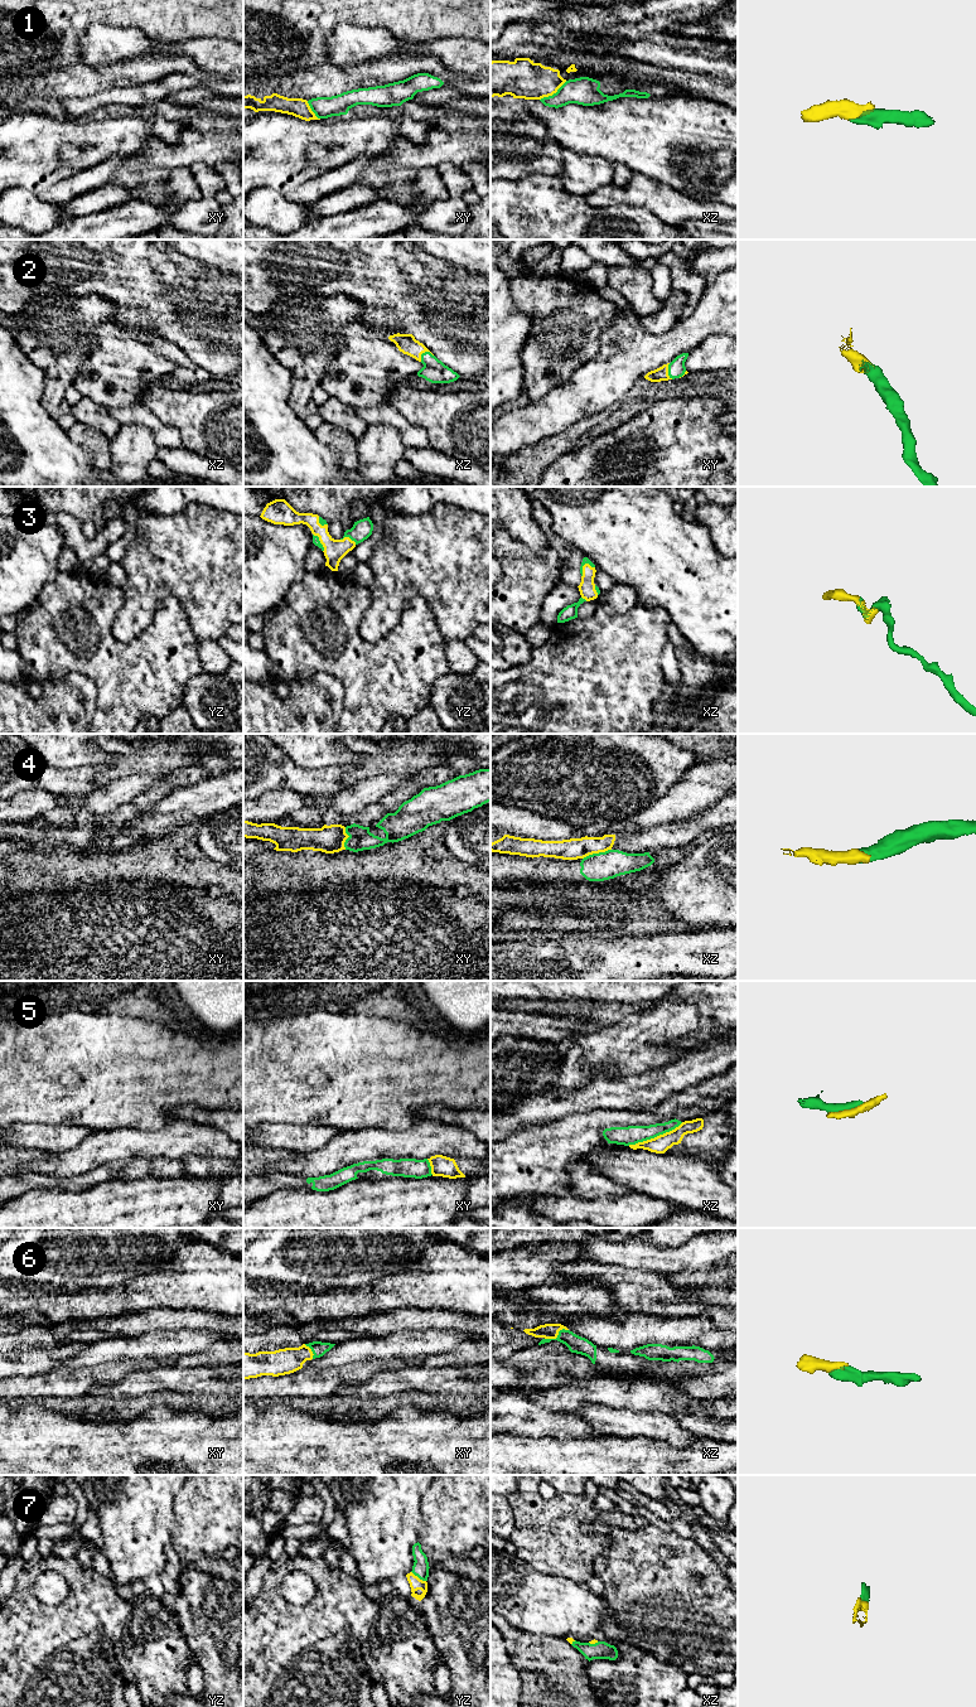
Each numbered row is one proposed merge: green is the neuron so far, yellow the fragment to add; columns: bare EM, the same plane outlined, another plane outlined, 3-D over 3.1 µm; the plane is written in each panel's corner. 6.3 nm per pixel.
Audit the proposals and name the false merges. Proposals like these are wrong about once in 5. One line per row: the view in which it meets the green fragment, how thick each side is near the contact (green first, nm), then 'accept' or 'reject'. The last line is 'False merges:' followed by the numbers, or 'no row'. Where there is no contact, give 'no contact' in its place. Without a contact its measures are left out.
1: xz | 180/260 nm | reject
2: xz | 150/130 nm | accept
3: xz | 50/110 nm | accept
4: xz | 180/140 nm | reject
5: xz | 120/110 nm | reject
6: xz | 110/100 nm | accept
7: yz | 110/80 nm | accept
False merges: 1, 4, 5

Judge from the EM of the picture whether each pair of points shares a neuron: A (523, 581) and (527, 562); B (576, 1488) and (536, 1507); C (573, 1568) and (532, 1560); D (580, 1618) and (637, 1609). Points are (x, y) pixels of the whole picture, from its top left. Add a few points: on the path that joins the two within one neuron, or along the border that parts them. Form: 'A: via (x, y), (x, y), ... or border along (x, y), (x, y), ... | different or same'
A: via (527, 576), (527, 567) | same
B: border along (556, 1492), (583, 1494) | different
C: via (563, 1560), (542, 1560) | same
D: border along (602, 1596), (608, 1606), (608, 1615), (603, 1629) | different

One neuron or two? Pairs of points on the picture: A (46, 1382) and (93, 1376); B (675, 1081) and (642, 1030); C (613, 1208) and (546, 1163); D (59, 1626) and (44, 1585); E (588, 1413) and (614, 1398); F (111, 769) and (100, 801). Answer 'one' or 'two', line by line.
A: one
B: two
C: two
D: two
E: two
F: two

